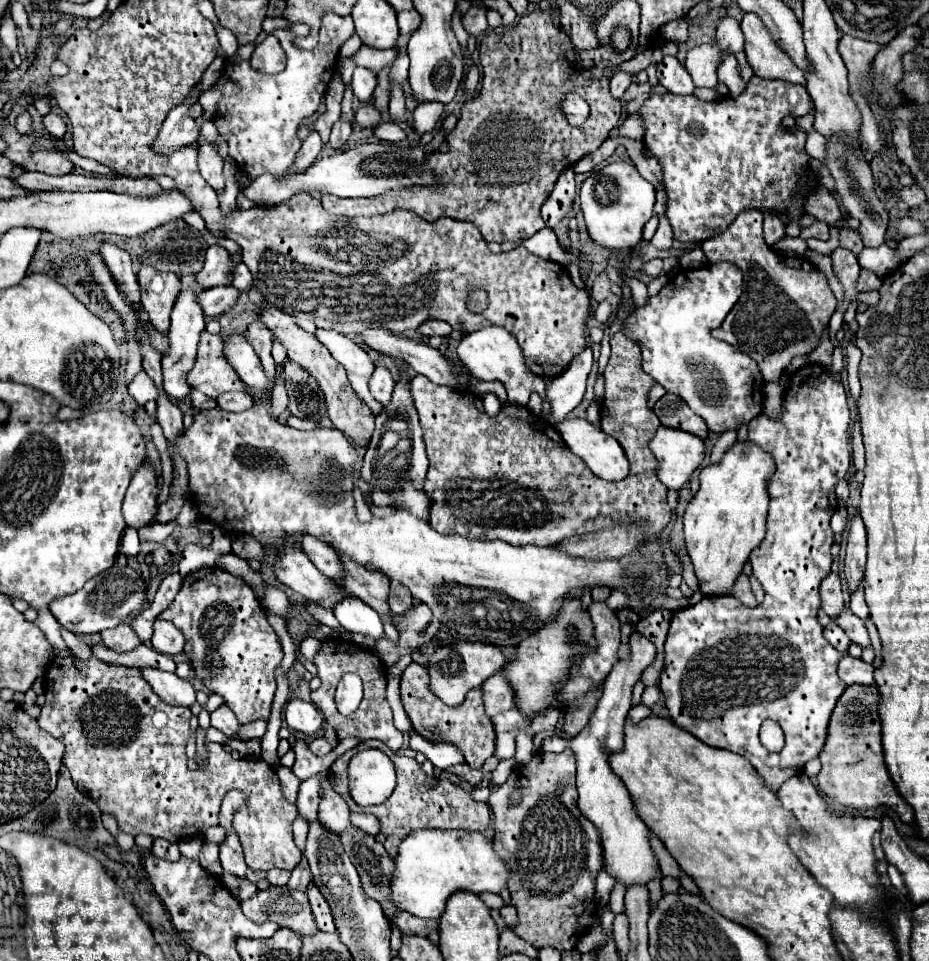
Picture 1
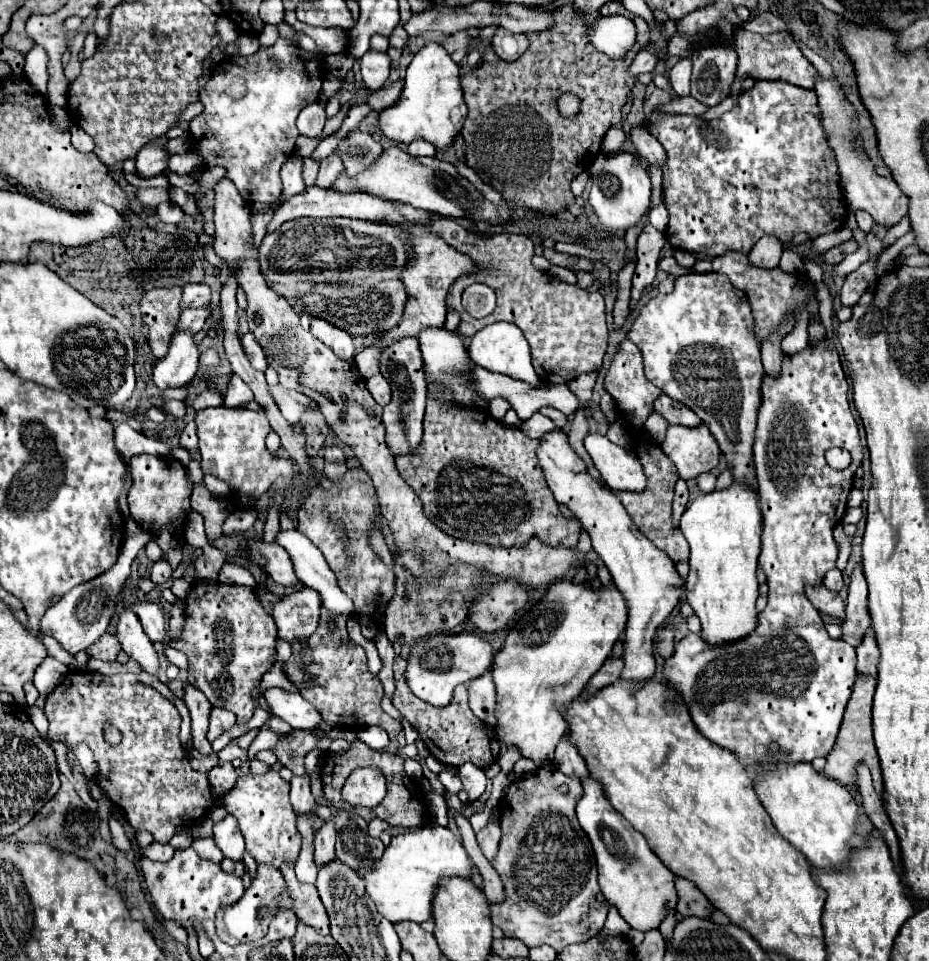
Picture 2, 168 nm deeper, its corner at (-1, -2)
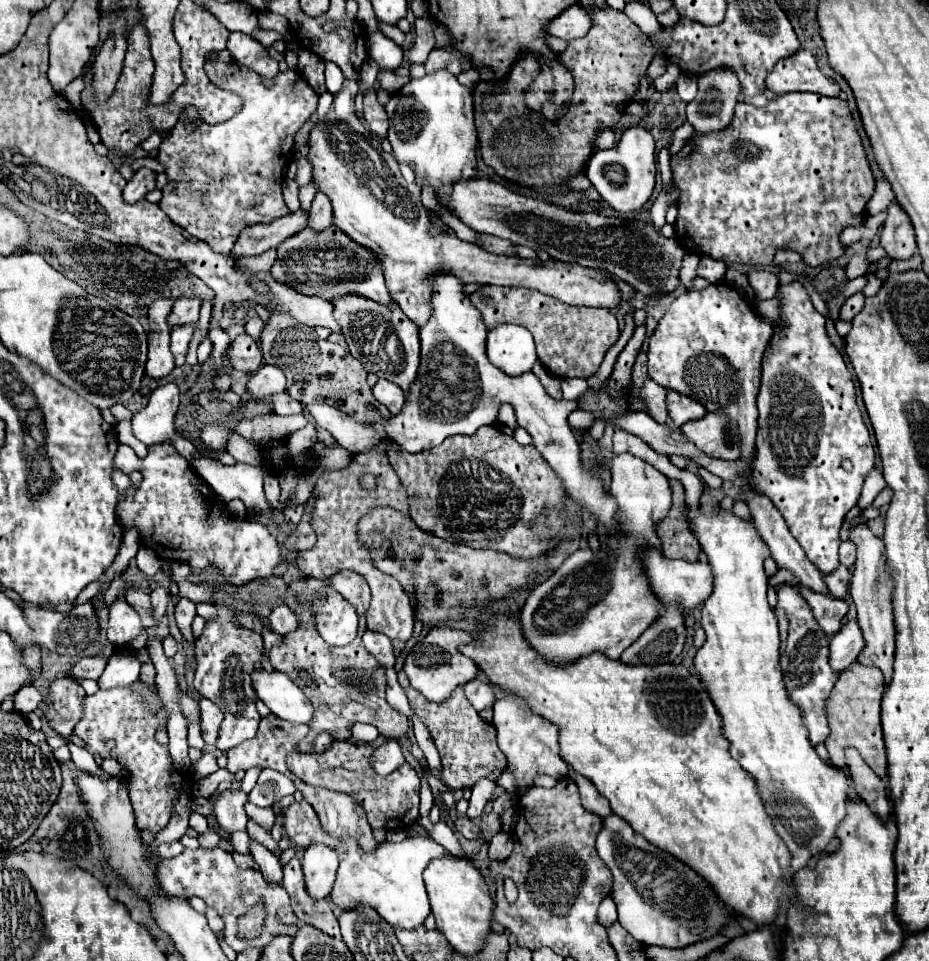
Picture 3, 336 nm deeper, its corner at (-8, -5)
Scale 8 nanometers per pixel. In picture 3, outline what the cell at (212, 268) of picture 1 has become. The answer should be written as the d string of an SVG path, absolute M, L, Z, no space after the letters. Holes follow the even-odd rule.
M180 298L174 302L172 312L168 316L168 324L170 326L186 326L186 324L194 324L198 320L198 312L200 312L200 300L198 298Z

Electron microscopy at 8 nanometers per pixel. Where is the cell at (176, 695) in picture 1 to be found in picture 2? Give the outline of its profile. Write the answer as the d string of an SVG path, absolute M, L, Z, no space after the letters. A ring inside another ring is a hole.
M127 609L119 615L119 621L117 621L117 637L121 641L121 647L123 651L135 659L141 669L147 673L147 675L153 675L157 677L159 675L159 657L157 657L157 651L153 647L153 643L149 641L149 637L145 635L141 623L139 623L139 617Z

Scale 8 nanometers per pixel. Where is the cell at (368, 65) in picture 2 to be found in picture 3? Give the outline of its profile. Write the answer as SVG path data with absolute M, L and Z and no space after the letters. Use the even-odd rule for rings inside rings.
M374 32L370 36L368 52L370 58L376 60L382 70L396 70L402 64L402 54L404 54L402 48L382 32Z

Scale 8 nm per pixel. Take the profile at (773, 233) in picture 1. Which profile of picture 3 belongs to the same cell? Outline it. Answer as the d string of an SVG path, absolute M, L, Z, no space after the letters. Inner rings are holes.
M750 272L748 280L750 280L750 286L754 288L754 292L760 300L774 298L778 292L780 282L778 282L778 276L772 272Z

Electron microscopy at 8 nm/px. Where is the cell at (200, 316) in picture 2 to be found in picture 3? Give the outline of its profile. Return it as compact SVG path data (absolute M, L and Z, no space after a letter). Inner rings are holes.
M194 324L192 326L176 326L172 330L172 336L170 336L170 350L176 358L176 366L182 366L184 364L184 358L186 358L186 350L188 350L188 342L192 338L192 332L194 332Z

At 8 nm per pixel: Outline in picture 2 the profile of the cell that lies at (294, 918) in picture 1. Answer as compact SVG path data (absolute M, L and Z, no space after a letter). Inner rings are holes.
M259 865L257 877L253 879L253 883L245 891L245 895L235 905L225 907L217 913L217 935L221 937L221 941L225 941L229 945L257 941L267 933L269 923L273 921L273 915L277 913L277 907L293 909L293 901L289 897L289 889L285 885L285 879L279 869L273 869L269 865Z

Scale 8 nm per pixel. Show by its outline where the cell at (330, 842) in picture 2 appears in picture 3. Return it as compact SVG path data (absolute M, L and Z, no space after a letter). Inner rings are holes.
M312 844L302 856L302 872L308 896L322 900L330 894L338 870L338 856L324 844Z

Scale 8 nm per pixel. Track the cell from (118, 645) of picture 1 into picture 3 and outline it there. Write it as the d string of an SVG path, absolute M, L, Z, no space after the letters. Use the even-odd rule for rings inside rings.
M86 656L86 658L80 658L70 670L66 676L70 678L78 678L78 680L84 680L84 678L90 678L90 680L98 680L100 674L104 672L106 668L106 662L102 656Z

